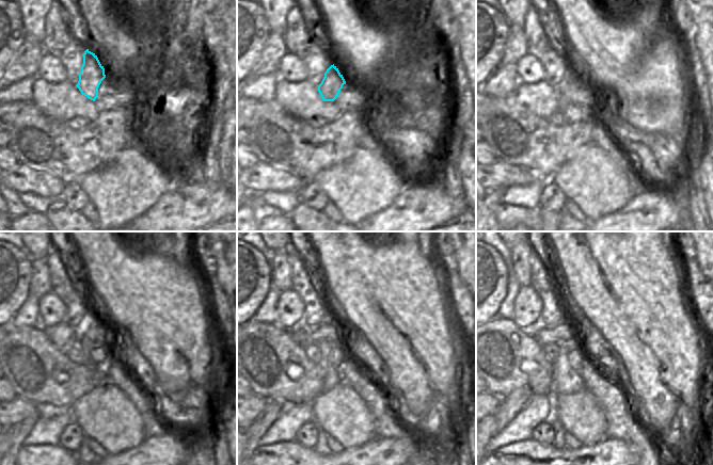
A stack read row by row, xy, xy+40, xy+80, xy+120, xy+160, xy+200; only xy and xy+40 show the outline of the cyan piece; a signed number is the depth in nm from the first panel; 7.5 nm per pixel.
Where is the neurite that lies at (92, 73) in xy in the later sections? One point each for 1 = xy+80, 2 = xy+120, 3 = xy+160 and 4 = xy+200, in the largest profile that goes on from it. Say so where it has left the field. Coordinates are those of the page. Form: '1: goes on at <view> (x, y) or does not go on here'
1: goes on at xy+80 (569, 76)
2: goes on at xy+120 (86, 345)
3: goes on at xy+160 (332, 377)
4: goes on at xy+200 (566, 380)

